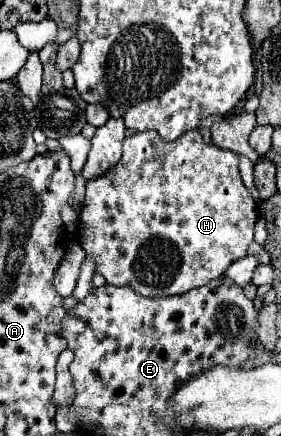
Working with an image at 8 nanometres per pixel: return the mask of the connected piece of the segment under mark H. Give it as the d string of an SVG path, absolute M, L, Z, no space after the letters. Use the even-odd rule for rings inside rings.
M198 129L184 133L182 137L178 137L178 141L162 141L158 137L158 133L154 133L154 131L142 131L142 133L134 133L132 137L126 137L124 139L124 153L122 153L122 159L118 161L118 165L114 169L110 169L110 173L86 183L86 195L84 195L84 203L82 203L82 211L80 211L78 231L80 231L80 245L96 261L96 273L100 273L106 279L106 283L120 285L120 287L130 285L136 293L140 293L144 297L182 295L194 287L206 285L206 281L210 281L210 279L222 277L224 271L236 259L240 259L248 253L248 245L254 241L254 223L258 219L256 203L240 179L238 161L240 161L240 155L236 155L234 151L220 149L212 143L206 143Z

